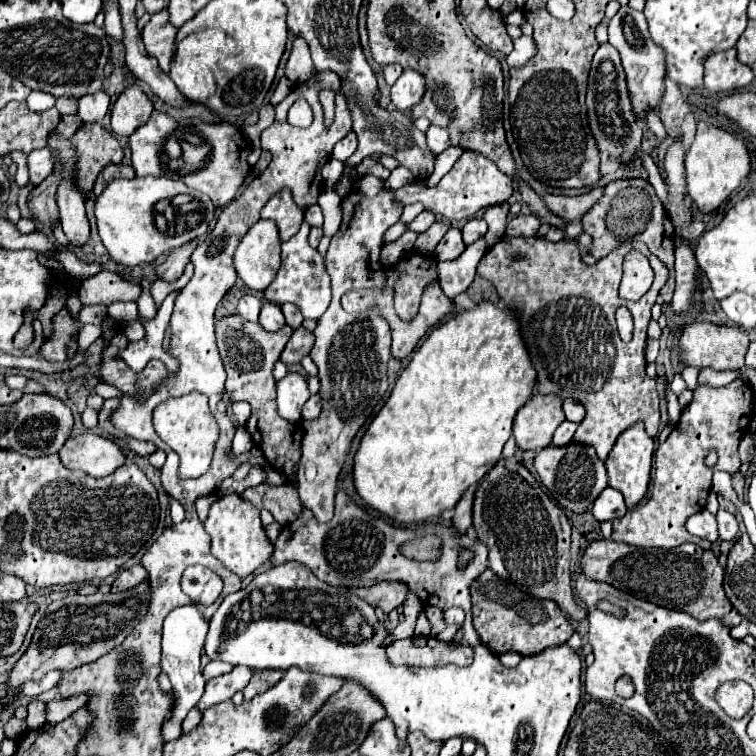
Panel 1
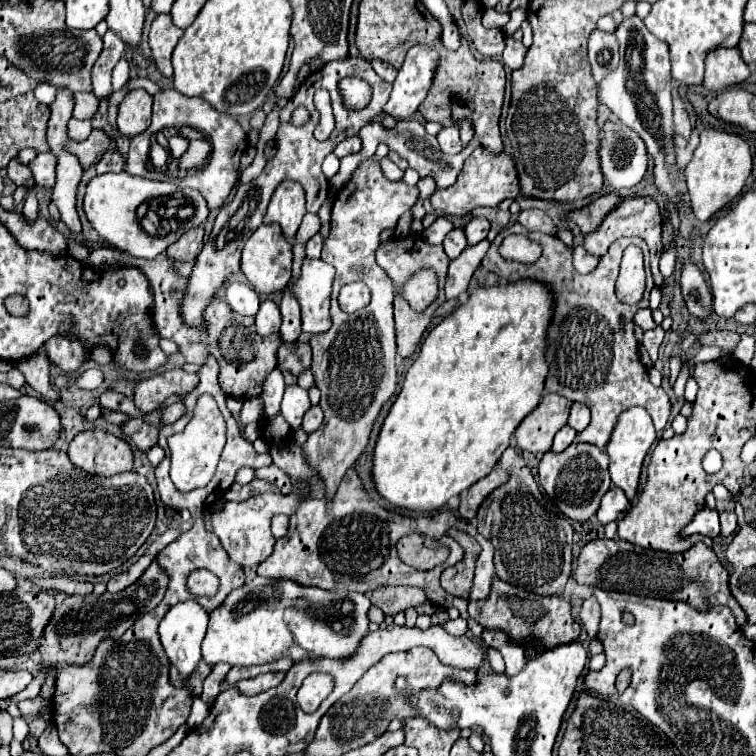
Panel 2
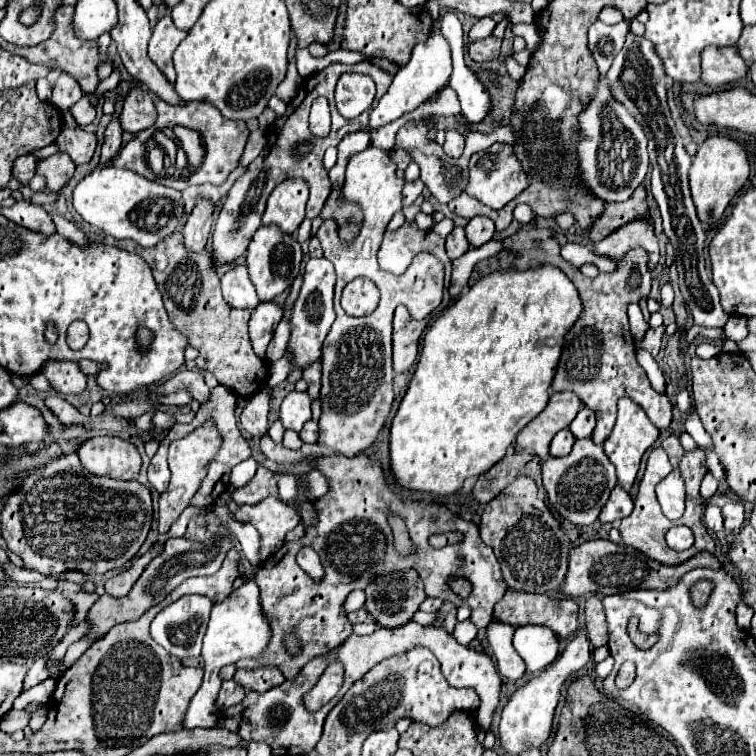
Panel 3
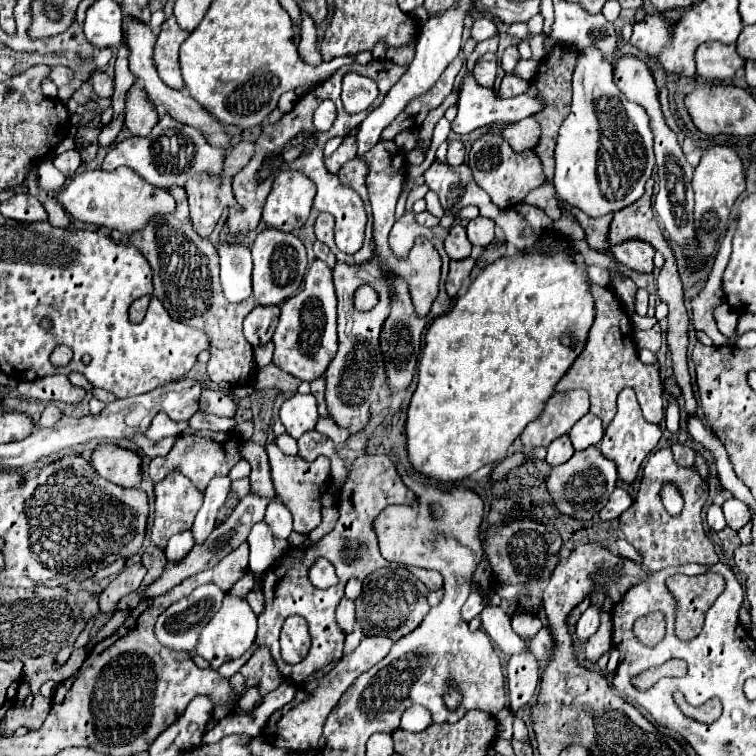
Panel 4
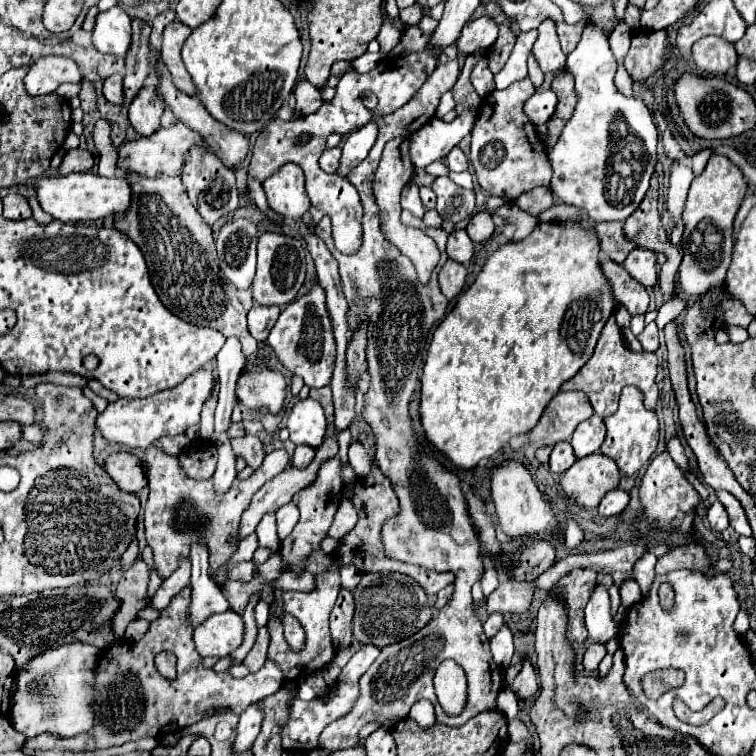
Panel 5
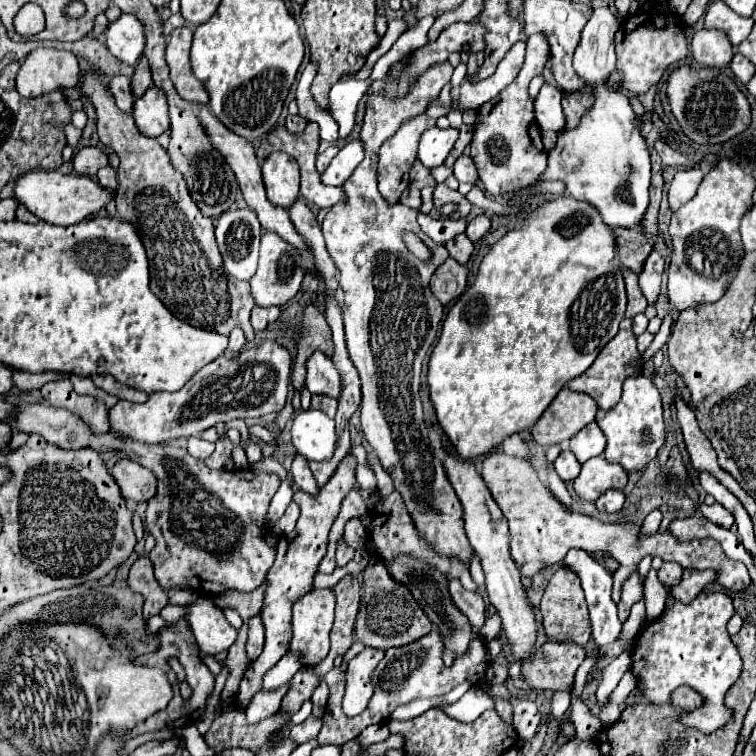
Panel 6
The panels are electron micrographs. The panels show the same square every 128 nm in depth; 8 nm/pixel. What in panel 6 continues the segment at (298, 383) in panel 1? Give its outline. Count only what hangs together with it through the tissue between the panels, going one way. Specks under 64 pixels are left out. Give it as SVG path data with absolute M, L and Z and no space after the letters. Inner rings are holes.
M300 410L292 422L292 444L308 460L328 460L336 448L334 420L322 410Z

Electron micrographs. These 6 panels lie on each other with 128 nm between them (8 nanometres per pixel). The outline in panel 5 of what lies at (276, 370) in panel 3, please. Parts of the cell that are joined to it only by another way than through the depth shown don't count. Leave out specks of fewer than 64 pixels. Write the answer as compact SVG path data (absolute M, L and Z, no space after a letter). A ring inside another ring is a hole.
M314 284L302 298L290 302L280 312L278 322L270 330L268 342L274 348L282 366L292 374L302 376L306 386L320 388L330 384L336 360L336 340L332 334L332 320L326 308L326 292L320 284Z

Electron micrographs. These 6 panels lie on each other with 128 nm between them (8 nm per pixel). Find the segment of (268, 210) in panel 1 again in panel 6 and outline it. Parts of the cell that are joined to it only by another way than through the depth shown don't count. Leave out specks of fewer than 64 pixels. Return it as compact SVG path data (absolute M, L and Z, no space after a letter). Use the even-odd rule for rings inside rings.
M274 152L262 164L266 196L274 206L290 208L300 196L300 168L292 156Z

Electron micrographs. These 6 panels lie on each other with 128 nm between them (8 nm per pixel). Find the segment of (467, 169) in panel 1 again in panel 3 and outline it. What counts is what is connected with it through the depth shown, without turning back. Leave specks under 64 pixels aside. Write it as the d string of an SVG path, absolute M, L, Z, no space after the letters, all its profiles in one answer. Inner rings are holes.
M496 142L488 150L472 154L468 170L470 170L470 176L468 176L468 186L464 188L464 192L494 210L500 210L502 206L506 206L510 200L514 200L528 186L526 174L522 172L520 162L518 162L510 144Z

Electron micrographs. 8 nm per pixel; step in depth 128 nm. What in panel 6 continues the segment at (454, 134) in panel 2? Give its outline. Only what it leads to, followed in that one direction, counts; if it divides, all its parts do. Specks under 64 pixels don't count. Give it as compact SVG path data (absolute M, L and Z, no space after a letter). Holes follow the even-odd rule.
M460 156L456 162L454 162L454 176L460 180L460 182L472 182L476 184L478 182L478 174L476 174L476 166L472 162L470 156Z

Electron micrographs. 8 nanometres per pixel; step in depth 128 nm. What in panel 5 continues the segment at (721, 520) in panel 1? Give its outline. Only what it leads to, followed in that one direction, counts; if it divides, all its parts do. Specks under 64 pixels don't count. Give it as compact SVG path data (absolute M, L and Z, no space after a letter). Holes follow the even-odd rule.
M718 490L716 494L718 494L718 500L722 502L722 506L724 506L726 512L728 512L730 526L732 526L738 534L750 536L752 530L750 530L750 524L748 524L748 520L746 520L746 514L744 514L742 504L740 504L732 494L728 494L728 492L724 492L724 490Z

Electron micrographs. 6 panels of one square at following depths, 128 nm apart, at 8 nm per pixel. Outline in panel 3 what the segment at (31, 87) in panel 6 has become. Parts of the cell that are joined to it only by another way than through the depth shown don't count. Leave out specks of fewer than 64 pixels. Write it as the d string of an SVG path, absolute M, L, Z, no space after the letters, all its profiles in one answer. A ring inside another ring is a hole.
M60 74L58 80L56 80L56 86L54 86L54 94L52 94L52 104L58 108L58 110L70 110L80 98L82 98L82 90L80 90L80 84L68 76L68 74Z

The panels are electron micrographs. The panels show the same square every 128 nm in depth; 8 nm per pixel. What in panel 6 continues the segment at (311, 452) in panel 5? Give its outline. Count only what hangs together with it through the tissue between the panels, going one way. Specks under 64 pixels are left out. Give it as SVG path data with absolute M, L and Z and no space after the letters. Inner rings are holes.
M296 454L294 460L292 460L292 468L290 468L290 474L294 476L294 482L300 490L308 492L309 494L317 494L318 486L315 478L308 466L308 461L302 456L302 454Z

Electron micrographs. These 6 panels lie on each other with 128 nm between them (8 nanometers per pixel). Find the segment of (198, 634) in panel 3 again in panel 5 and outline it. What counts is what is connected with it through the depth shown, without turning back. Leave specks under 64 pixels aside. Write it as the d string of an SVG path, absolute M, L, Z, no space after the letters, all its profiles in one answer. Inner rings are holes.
M194 542L190 548L192 560L192 602L188 606L188 624L196 628L204 622L206 610L226 610L228 600L208 576L208 548L204 542Z

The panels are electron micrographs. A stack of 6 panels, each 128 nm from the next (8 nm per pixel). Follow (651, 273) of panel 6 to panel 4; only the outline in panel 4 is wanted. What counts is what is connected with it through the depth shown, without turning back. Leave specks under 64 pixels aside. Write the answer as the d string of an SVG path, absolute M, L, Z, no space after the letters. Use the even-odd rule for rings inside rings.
M626 240L622 244L610 246L610 254L626 268L634 268L638 272L654 270L654 248L644 240Z

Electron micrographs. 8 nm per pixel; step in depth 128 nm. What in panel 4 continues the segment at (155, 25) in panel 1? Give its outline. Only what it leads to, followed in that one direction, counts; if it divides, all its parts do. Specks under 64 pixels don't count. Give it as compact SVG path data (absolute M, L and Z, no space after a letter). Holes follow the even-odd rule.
M170 16L166 18L166 22L162 24L162 30L156 38L154 44L154 64L158 74L162 76L162 80L176 90L184 88L182 76L180 76L180 66L178 66L178 48L184 42L184 38L188 38L190 32L182 30L176 24L176 18Z

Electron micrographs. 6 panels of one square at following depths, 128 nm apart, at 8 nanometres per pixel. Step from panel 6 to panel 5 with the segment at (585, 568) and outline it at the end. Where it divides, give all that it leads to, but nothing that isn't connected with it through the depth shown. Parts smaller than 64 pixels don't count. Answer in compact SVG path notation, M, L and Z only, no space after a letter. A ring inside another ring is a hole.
M566 514L566 518L568 518L568 528L566 528L566 546L568 548L576 548L580 542L582 542L582 528L578 526L578 522L572 518L572 516L568 516ZM596 586L590 602L584 610L586 618L586 630L590 638L594 638L596 643L606 644L611 638L616 636L616 622L612 622L610 614L610 598L604 586Z

